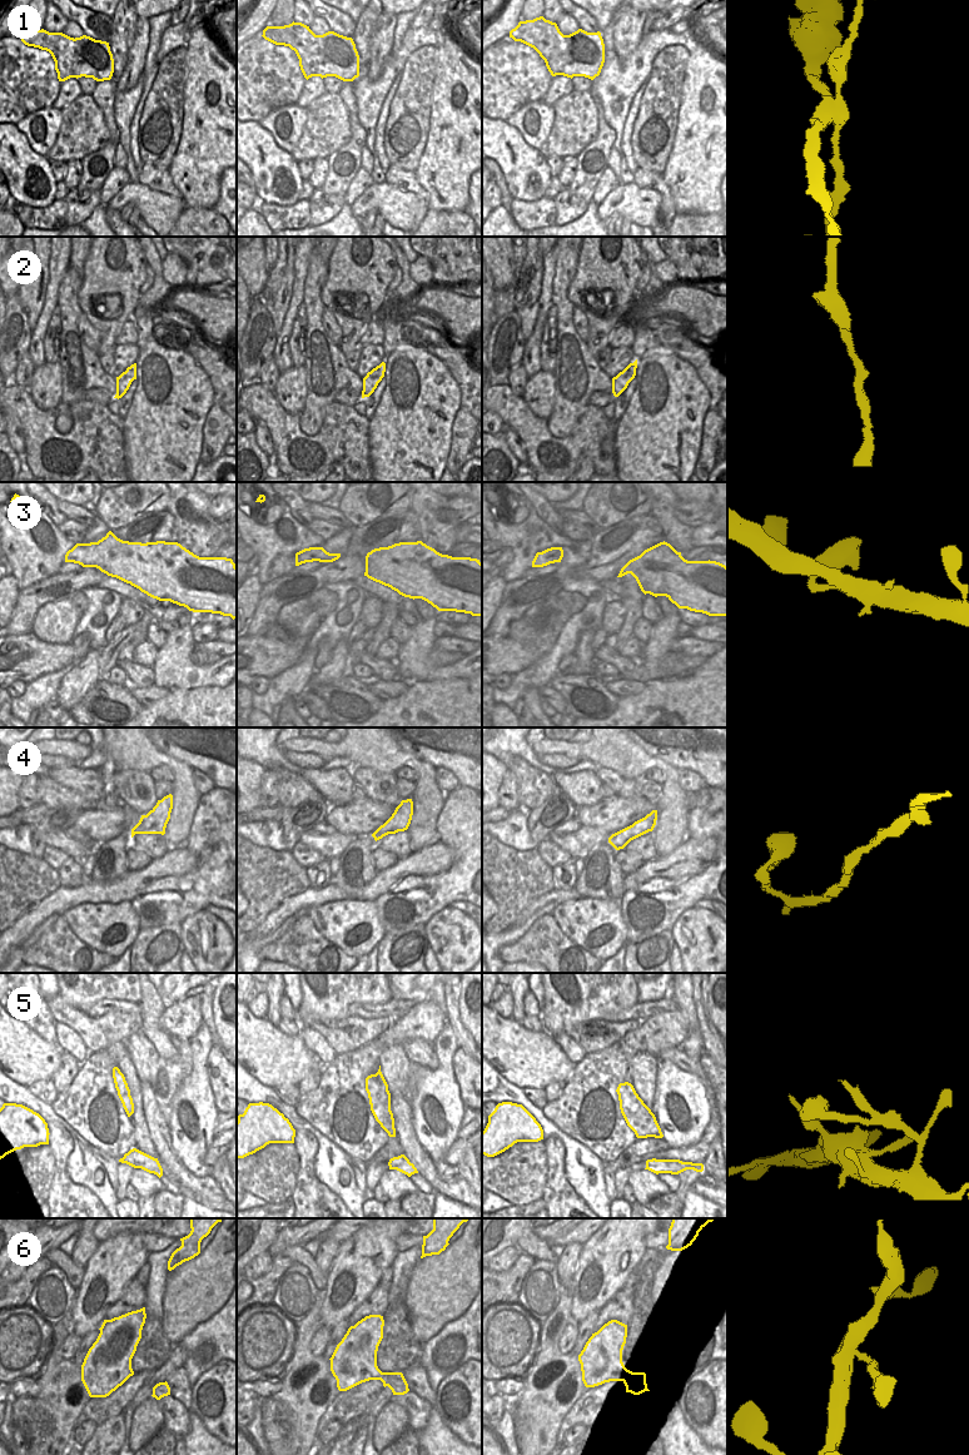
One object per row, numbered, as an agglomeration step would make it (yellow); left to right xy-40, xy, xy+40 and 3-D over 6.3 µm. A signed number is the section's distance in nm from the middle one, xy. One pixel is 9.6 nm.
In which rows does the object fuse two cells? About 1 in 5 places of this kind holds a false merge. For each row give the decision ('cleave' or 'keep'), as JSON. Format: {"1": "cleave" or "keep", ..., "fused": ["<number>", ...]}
{"1": "cleave", "2": "keep", "3": "keep", "4": "keep", "5": "keep", "6": "keep", "fused": ["1"]}

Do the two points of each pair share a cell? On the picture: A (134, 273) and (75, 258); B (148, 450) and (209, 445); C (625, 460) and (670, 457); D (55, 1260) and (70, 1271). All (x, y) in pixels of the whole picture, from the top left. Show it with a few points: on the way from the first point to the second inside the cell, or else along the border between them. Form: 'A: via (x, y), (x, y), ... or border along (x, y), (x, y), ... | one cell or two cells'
A: border along (90, 249), (83, 264), (82, 278) | two cells
B: border along (207, 417), (203, 425), (199, 461) | two cells
C: via (636, 460), (659, 457) | one cell
D: via (59, 1260), (66, 1267) | one cell

